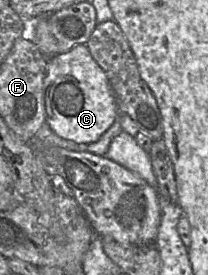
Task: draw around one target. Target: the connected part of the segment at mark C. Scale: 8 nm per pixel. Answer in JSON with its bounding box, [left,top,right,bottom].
[44,44,119,144]

